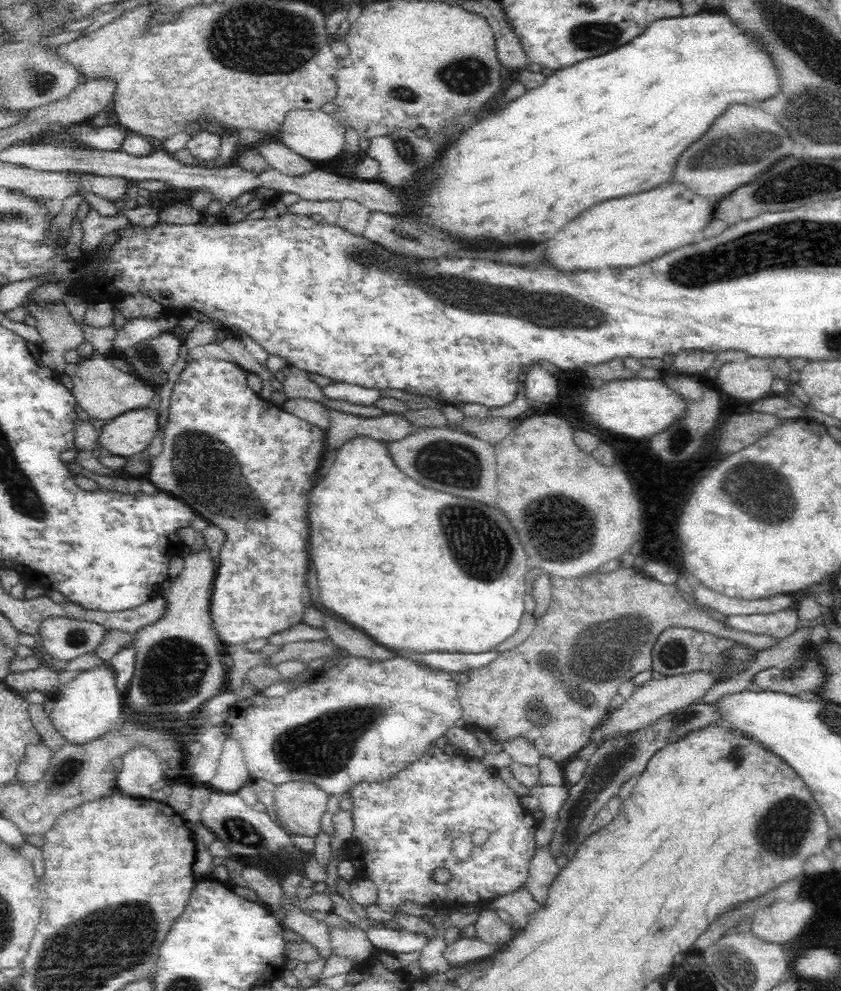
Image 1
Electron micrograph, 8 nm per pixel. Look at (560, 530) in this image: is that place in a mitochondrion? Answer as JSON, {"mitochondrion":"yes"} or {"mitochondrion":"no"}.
{"mitochondrion":"yes"}

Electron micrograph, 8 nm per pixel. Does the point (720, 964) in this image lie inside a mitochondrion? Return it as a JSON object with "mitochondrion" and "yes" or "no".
{"mitochondrion":"yes"}

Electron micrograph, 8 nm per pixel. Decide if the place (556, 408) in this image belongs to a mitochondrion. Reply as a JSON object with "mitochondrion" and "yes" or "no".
{"mitochondrion":"no"}

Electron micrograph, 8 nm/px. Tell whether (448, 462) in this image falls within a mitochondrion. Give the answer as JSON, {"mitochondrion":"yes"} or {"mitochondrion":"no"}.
{"mitochondrion":"yes"}

